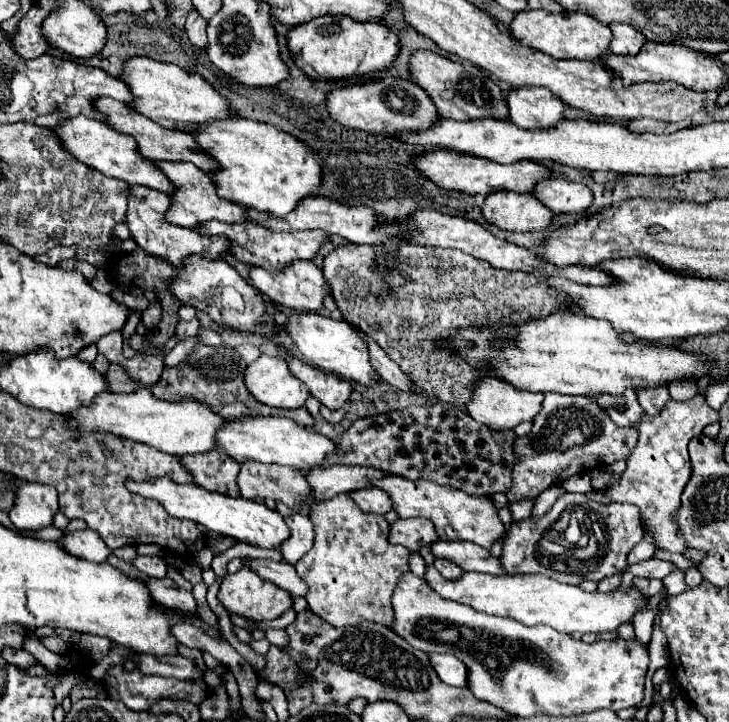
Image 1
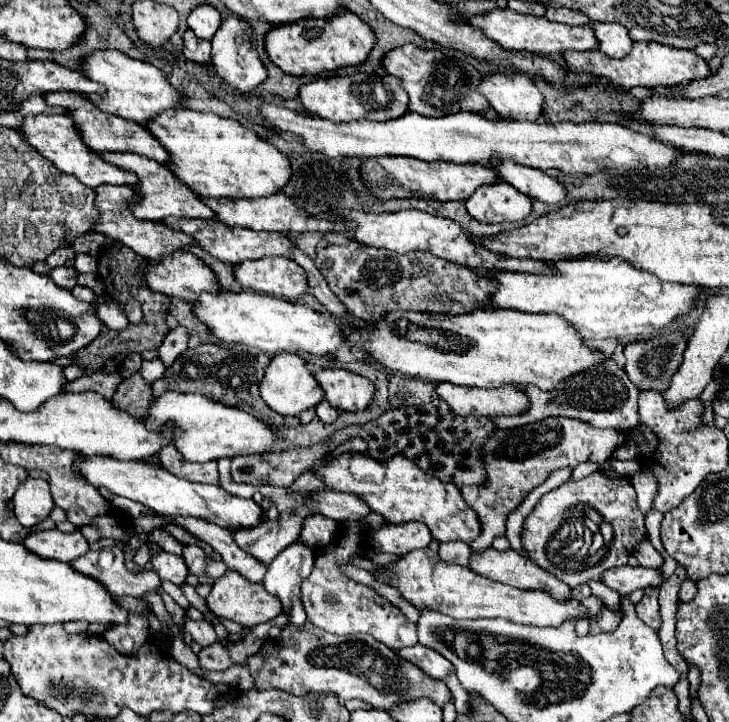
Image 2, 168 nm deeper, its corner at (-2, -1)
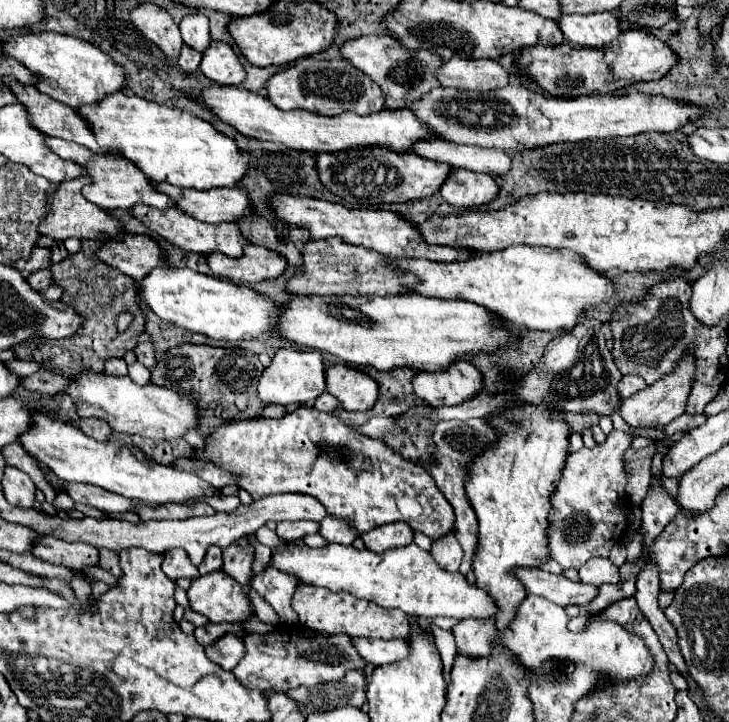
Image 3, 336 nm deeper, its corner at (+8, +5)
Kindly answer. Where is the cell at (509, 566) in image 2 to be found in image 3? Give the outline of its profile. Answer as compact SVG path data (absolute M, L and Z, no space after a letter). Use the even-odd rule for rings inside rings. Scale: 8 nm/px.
M517 569L517 577L523 581L531 595L545 597L555 605L579 605L587 607L593 597L597 597L599 589L595 585L587 585L581 581L569 581L563 575L553 575L543 569Z

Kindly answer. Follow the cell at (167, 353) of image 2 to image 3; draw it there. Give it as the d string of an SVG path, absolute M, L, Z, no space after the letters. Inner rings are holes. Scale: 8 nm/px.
M141 341L141 343L137 343L137 347L133 349L135 351L135 355L137 355L137 361L139 363L143 363L147 369L153 369L153 365L155 365L155 351L153 351L153 343L151 341Z

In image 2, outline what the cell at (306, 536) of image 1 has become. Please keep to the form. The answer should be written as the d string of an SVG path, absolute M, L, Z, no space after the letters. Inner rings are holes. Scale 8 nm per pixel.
M301 539L283 549L267 569L263 585L271 595L277 595L283 603L283 613L289 617L289 623L303 625L307 615L301 603L301 581L311 573L313 567L313 549L307 547Z

